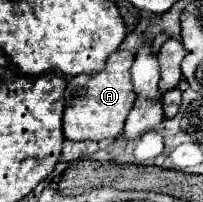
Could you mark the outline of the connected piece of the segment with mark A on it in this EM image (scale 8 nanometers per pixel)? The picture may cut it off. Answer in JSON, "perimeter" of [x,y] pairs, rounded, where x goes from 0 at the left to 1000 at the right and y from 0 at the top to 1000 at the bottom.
{"perimeter":[[[576,248],[527,287],[517,337],[488,366],[389,366],[340,396],[320,446],[310,663],[330,693],[527,693],[606,653],[616,584],[665,505],[635,337],[655,317],[645,257]]]}

